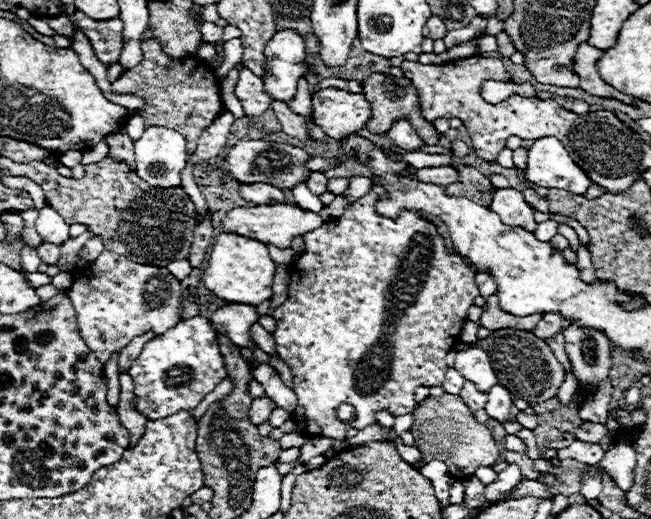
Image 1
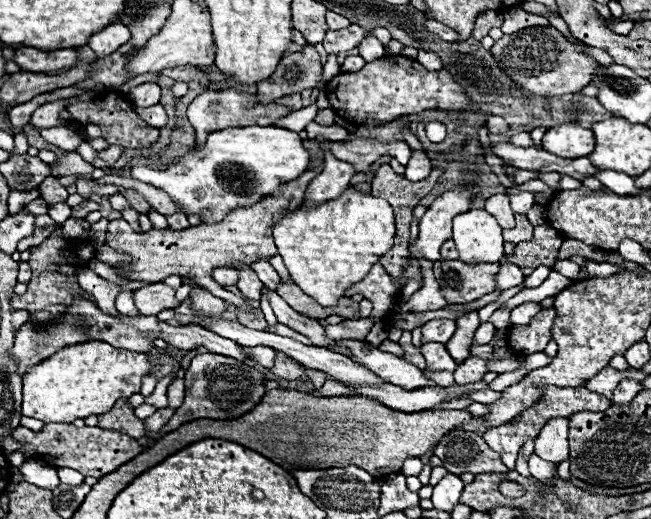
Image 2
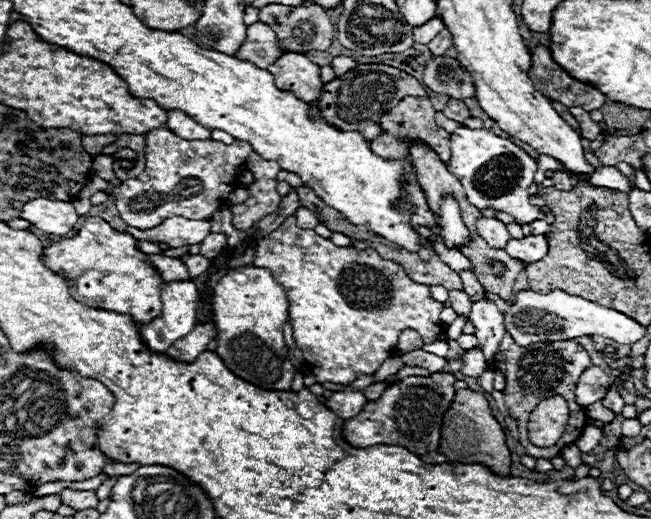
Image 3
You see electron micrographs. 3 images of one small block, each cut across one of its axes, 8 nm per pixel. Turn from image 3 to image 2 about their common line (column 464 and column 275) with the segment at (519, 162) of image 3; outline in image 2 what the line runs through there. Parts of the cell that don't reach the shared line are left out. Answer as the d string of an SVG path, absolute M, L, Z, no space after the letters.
M244 126L212 132L204 148L190 148L178 164L164 170L156 166L132 168L132 178L164 190L180 210L190 216L196 214L204 224L216 224L236 208L254 206L266 196L276 194L282 184L294 180L308 170L310 156L298 132L276 126Z

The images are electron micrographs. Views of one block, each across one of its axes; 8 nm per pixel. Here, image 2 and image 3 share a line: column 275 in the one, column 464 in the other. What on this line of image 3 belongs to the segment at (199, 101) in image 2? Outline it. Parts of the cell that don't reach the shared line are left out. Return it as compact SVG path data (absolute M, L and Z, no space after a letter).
M450 98L448 104L444 106L442 110L446 114L446 118L450 120L456 120L460 124L464 124L468 118L470 118L470 112L468 112L468 106L462 102L462 100L456 100L456 98Z

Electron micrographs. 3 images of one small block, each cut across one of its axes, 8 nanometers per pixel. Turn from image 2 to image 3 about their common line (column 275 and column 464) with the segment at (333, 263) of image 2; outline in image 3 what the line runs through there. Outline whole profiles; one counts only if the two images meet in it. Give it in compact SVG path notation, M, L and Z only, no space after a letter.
M448 196L448 198L442 200L442 208L440 210L442 210L440 212L442 222L438 224L440 226L440 234L446 240L446 244L454 248L456 242L464 242L468 238L468 230L466 230L462 218L460 218L458 202Z

